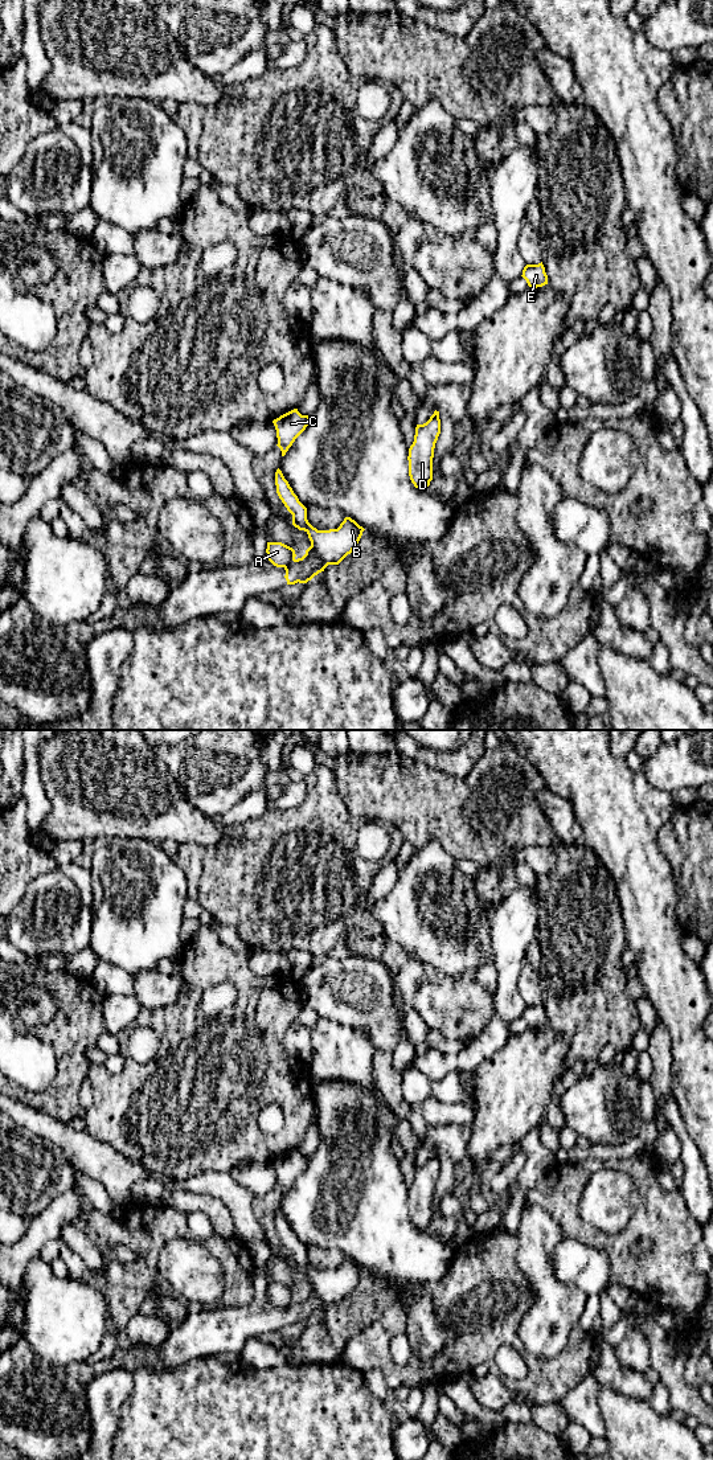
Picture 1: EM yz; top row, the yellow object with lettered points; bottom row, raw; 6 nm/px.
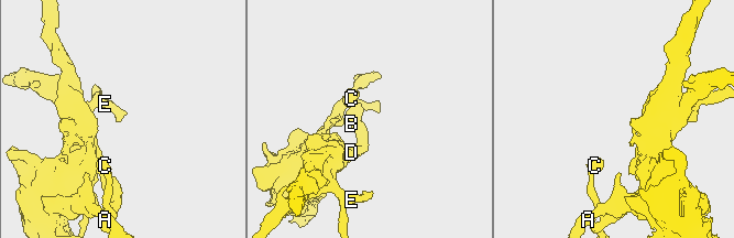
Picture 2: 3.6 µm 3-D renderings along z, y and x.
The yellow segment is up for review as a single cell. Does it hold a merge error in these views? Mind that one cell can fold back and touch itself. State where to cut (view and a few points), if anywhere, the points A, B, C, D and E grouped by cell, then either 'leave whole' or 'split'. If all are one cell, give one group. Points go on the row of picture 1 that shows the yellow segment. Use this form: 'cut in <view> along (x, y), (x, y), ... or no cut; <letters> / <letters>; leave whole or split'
cut in yz along (295, 560), (285, 567); A / B C D E; split

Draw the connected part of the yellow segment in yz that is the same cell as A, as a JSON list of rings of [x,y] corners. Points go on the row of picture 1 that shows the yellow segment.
[[[267,542],[267,558],[276,567],[286,567],[295,561],[295,550],[282,542]]]

